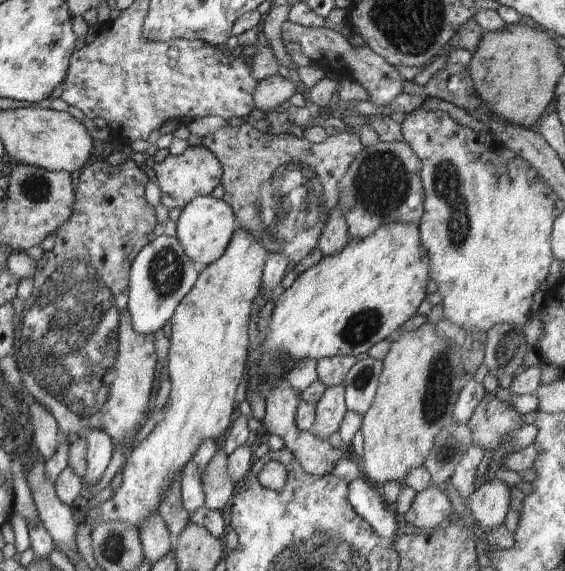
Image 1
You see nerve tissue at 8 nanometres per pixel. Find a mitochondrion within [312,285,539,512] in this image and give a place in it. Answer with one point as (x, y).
(441, 382)

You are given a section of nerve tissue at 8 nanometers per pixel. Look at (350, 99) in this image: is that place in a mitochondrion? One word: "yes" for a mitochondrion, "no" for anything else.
no

